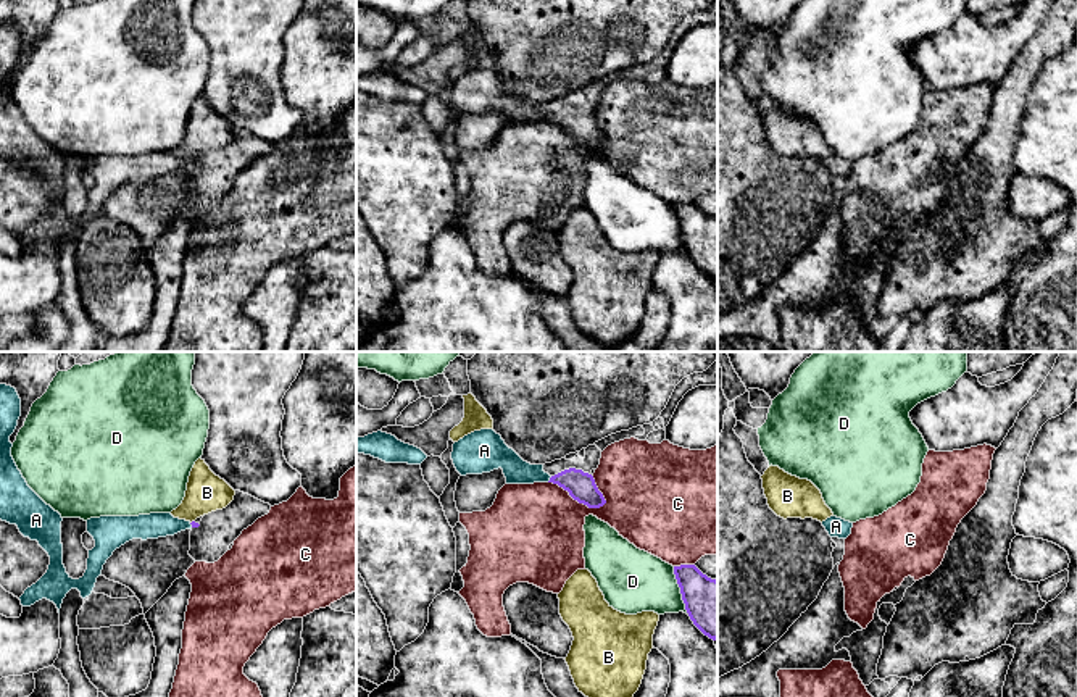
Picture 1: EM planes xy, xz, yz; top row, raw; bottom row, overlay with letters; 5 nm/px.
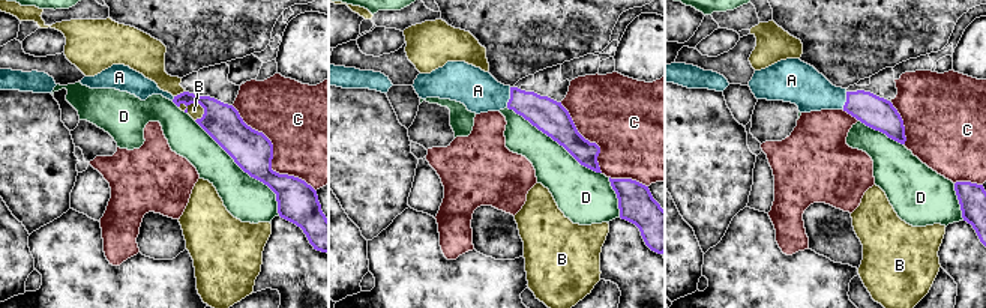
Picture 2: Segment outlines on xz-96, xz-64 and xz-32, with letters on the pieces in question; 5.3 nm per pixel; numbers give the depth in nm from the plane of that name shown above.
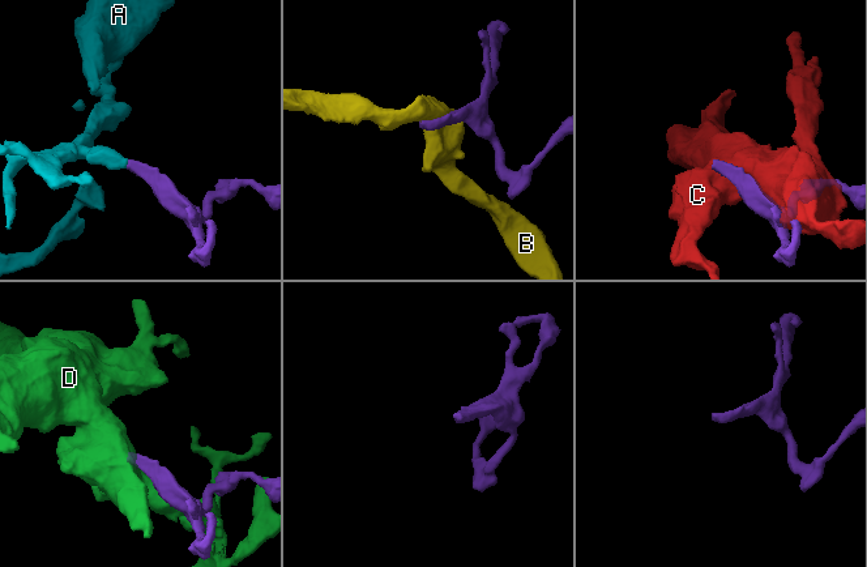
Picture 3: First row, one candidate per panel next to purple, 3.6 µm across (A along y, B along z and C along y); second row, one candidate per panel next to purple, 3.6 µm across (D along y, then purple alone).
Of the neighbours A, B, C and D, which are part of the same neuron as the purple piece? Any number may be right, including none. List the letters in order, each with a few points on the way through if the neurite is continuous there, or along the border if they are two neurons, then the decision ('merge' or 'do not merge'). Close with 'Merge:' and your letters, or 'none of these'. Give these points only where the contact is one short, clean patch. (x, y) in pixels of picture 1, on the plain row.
A: runs through xz (581, 125), (573, 118), (550, 118), (536, 112), (516, 110); merge
B: do not merge
C: do not merge
D: do not merge
Merge: A

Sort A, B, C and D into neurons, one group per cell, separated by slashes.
A / B / C / D

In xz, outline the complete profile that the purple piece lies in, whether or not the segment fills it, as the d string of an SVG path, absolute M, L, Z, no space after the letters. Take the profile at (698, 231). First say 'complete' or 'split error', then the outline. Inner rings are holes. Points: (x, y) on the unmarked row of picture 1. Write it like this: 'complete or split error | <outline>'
complete | M695 203L674 205L685 248L693 263L709 278L717 278L717 219Z

